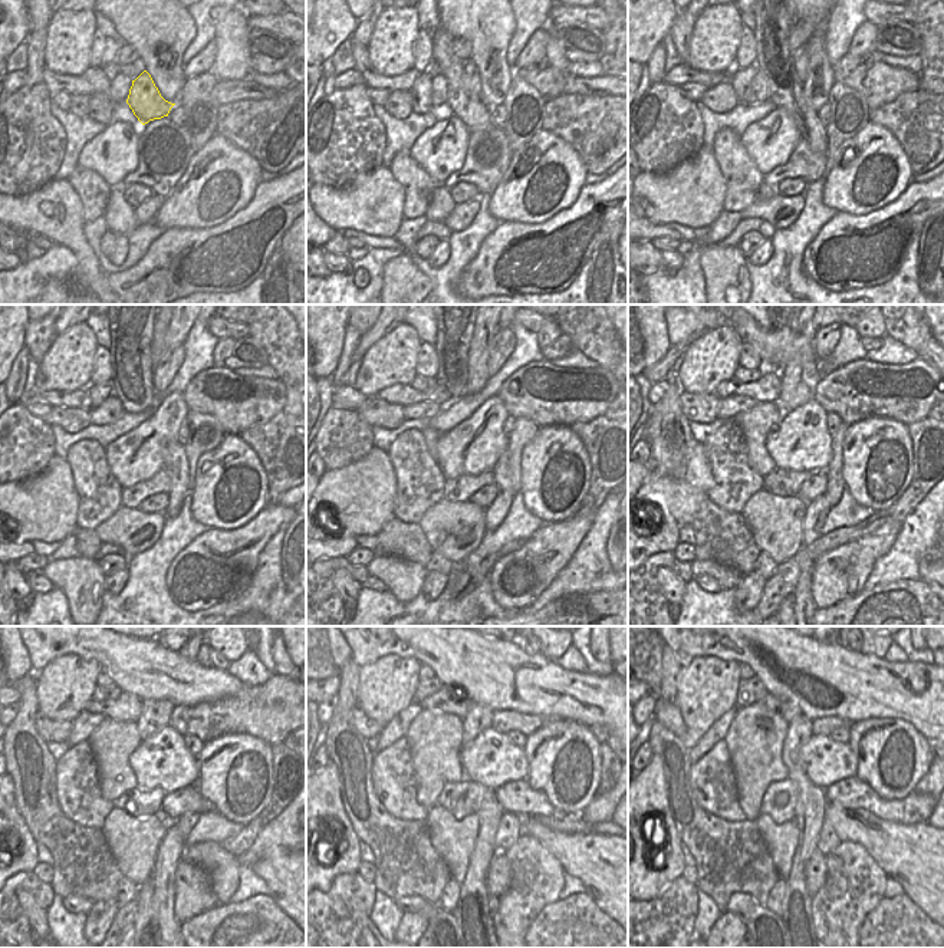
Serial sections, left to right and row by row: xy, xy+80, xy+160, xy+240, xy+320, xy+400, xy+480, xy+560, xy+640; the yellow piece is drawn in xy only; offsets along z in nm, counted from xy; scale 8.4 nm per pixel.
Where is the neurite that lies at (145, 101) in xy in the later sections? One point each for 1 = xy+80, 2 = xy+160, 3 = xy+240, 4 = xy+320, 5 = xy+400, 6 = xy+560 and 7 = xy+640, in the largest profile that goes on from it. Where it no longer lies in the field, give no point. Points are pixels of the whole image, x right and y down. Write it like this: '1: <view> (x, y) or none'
1: xy+80 (470, 75)
2: xy+160 (801, 58)
3: xy+240 (164, 372)
4: xy+320 (503, 342)
5: xy+400 (826, 338)
6: none
7: none

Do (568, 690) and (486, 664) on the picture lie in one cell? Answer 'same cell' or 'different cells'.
same cell

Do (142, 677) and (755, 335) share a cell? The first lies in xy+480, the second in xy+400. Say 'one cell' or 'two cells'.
one cell

